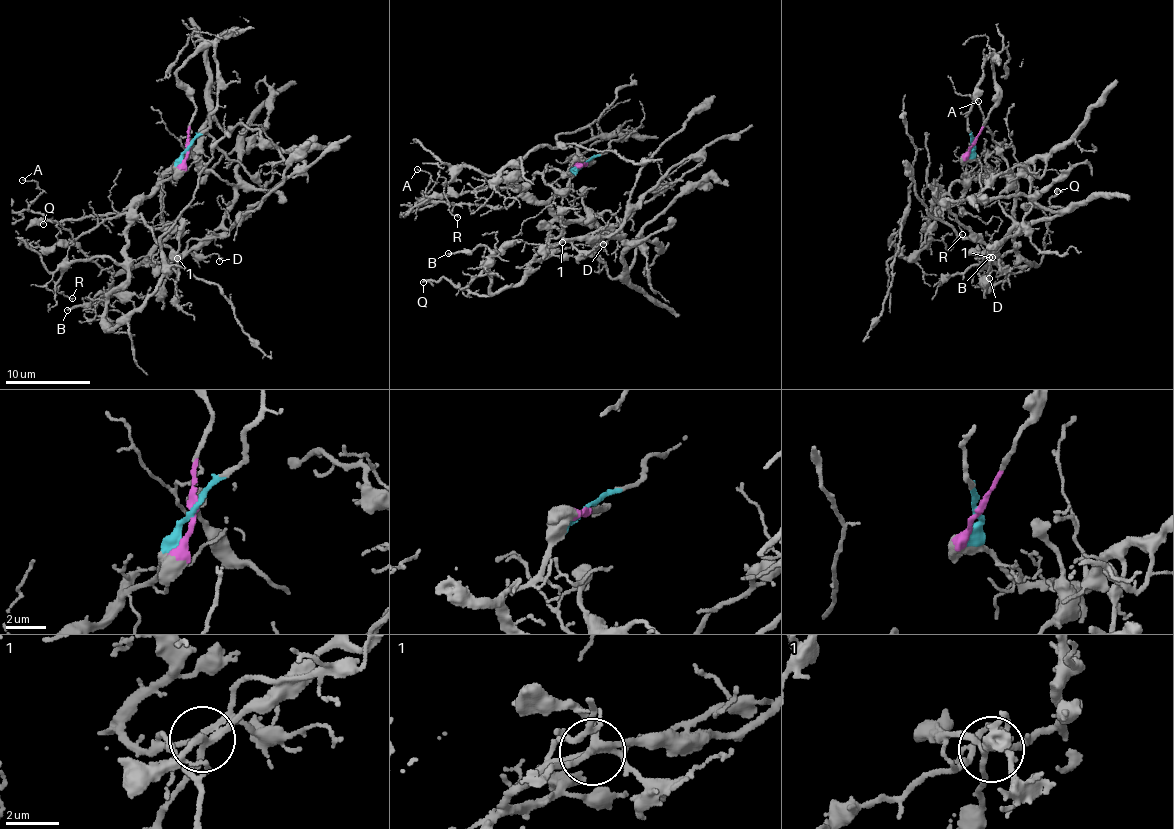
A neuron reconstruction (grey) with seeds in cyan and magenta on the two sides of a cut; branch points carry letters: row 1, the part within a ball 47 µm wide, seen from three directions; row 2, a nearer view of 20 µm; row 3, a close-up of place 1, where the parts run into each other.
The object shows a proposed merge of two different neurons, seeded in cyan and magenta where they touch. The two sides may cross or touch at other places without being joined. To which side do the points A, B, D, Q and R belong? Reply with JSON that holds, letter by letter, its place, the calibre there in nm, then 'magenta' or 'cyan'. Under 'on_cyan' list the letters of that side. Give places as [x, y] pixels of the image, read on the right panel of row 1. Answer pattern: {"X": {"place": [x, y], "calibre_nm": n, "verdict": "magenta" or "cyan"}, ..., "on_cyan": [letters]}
{"A": {"place": [978, 101], "calibre_nm": 100, "verdict": "cyan"}, "B": {"place": [989, 257], "calibre_nm": 180, "verdict": "cyan"}, "D": {"place": [989, 278], "calibre_nm": 120, "verdict": "cyan"}, "Q": {"place": [1057, 191], "calibre_nm": 130, "verdict": "cyan"}, "R": {"place": [962, 234], "calibre_nm": 120, "verdict": "cyan"}, "on_cyan": ["A", "B", "D", "Q", "R"]}

